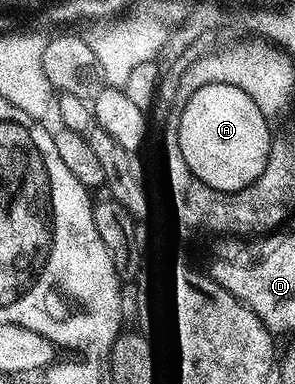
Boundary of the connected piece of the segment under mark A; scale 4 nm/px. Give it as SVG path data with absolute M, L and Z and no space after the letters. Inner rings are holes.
M228 83L206 84L196 92L191 93L187 107L180 119L179 144L184 154L184 161L191 170L193 177L214 189L232 193L233 190L252 184L268 164L272 134L268 116L260 112L247 92Z

